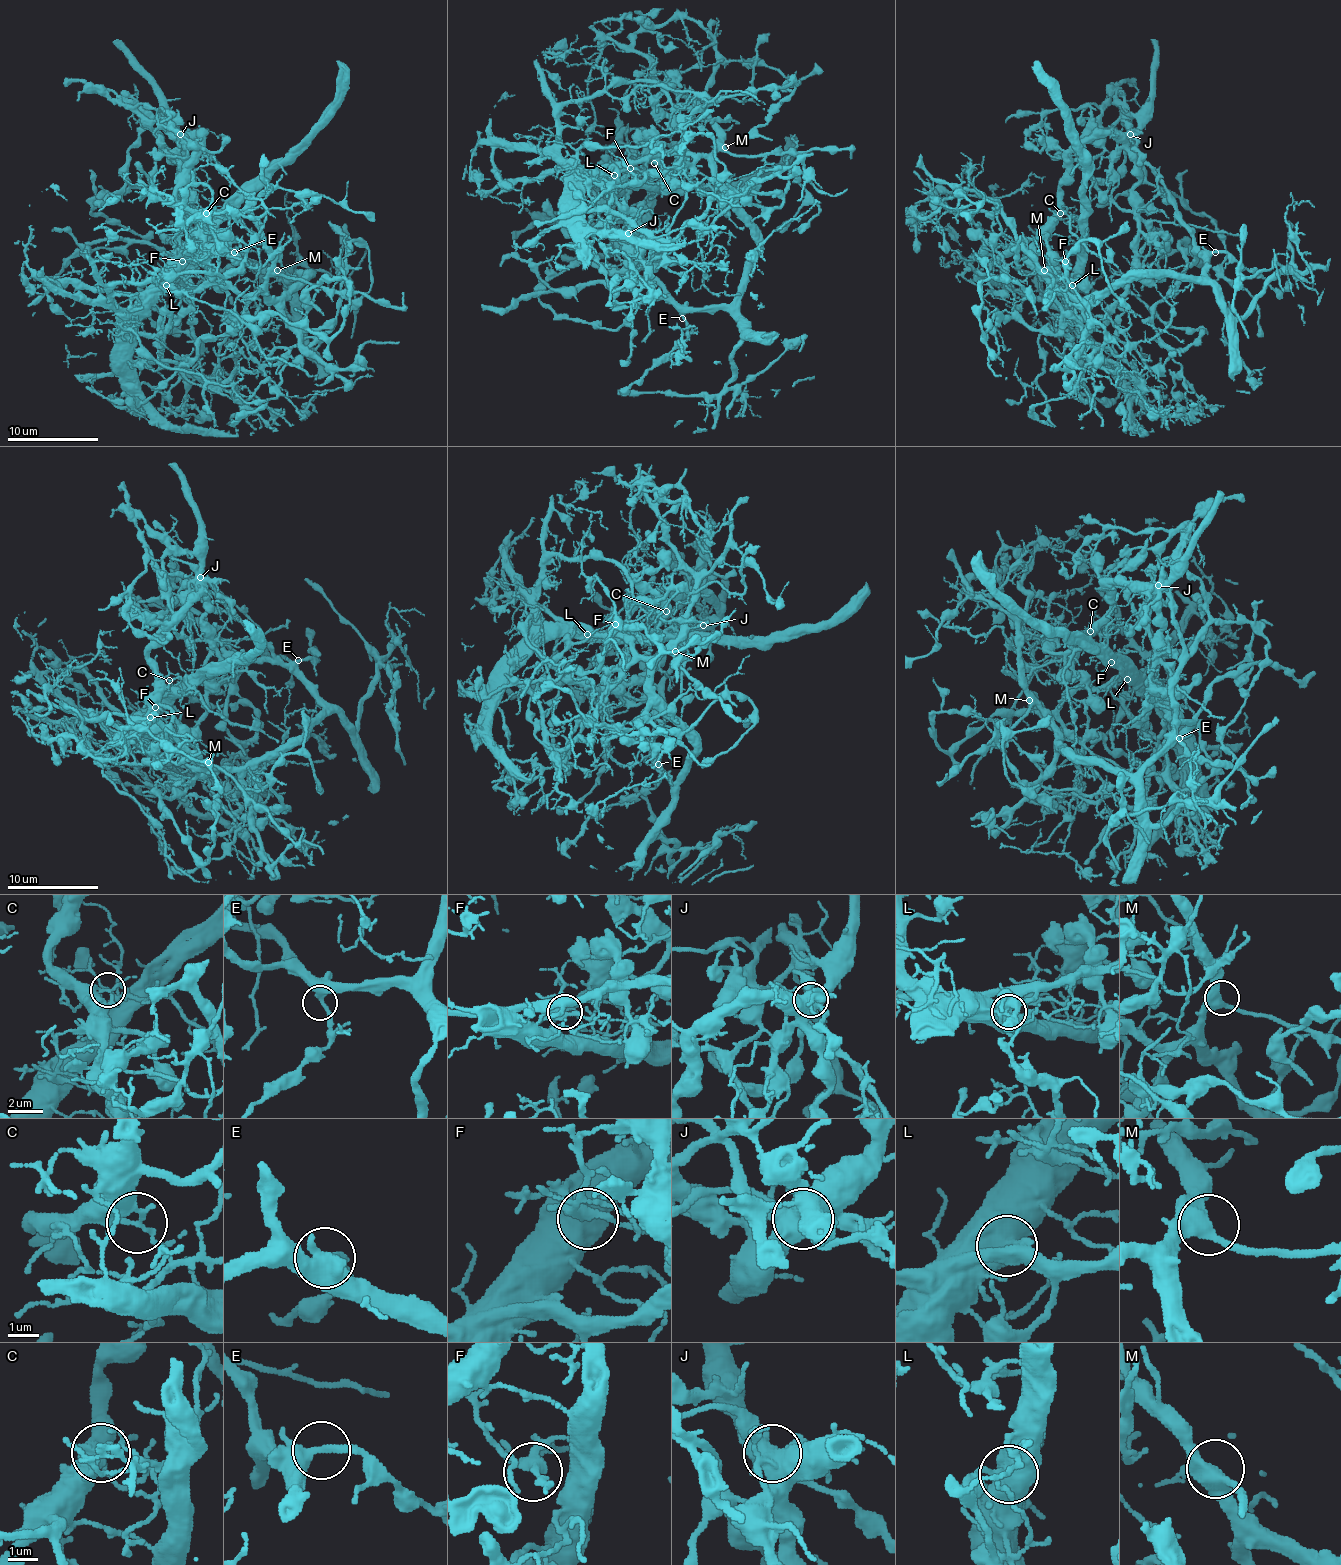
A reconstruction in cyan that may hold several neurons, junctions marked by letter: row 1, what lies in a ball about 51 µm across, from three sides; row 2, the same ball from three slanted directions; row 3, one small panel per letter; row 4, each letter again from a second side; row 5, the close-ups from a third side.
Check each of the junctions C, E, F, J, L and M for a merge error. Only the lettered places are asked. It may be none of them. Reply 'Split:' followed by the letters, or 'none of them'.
Split: C, J, L

